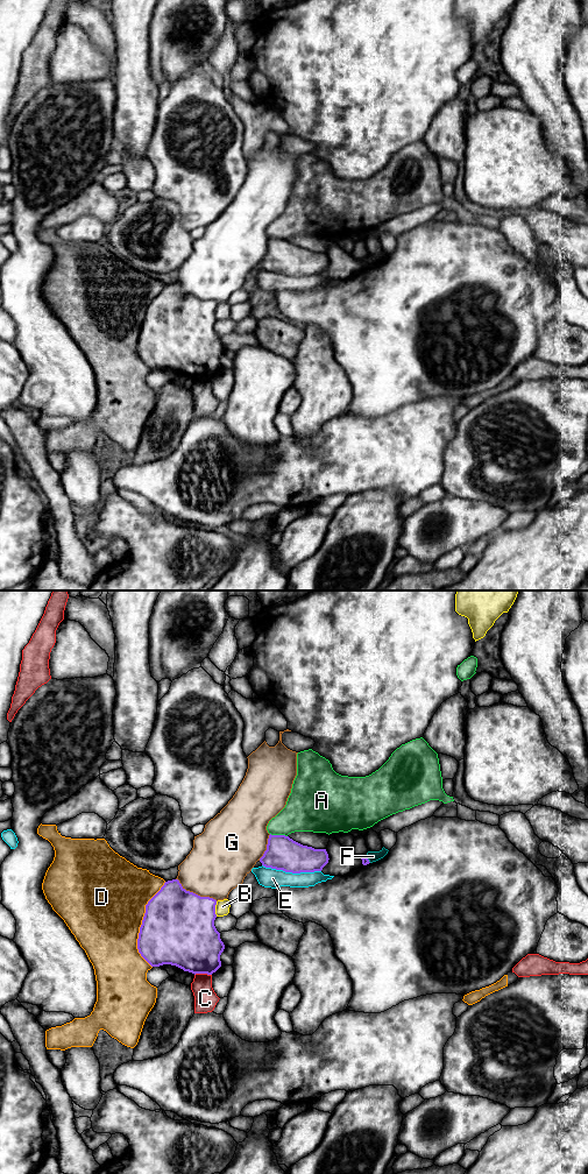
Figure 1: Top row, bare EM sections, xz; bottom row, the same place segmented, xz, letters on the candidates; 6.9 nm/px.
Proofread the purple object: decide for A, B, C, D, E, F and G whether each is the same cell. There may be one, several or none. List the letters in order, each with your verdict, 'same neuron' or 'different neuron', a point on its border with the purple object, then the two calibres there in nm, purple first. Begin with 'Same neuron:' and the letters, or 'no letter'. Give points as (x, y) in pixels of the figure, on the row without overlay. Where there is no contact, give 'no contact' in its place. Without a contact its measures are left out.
Same neuron: no letter
A: different neuron | xz (278, 239) | 220/280 nm
B: different neuron | xz (214, 312) | 440/100 nm
C: different neuron | xz (203, 376) | 400/160 nm
D: different neuron | xz (141, 329) | 500/500 nm
E: different neuron | xz (291, 275) | 220/140 nm
F: different neuron | xz (367, 262) | 50/80 nm
G: different neuron | xz (195, 297) | 500/400 nm

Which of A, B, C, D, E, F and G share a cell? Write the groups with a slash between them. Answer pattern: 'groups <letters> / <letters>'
groups A / B / C / D / E / F / G

